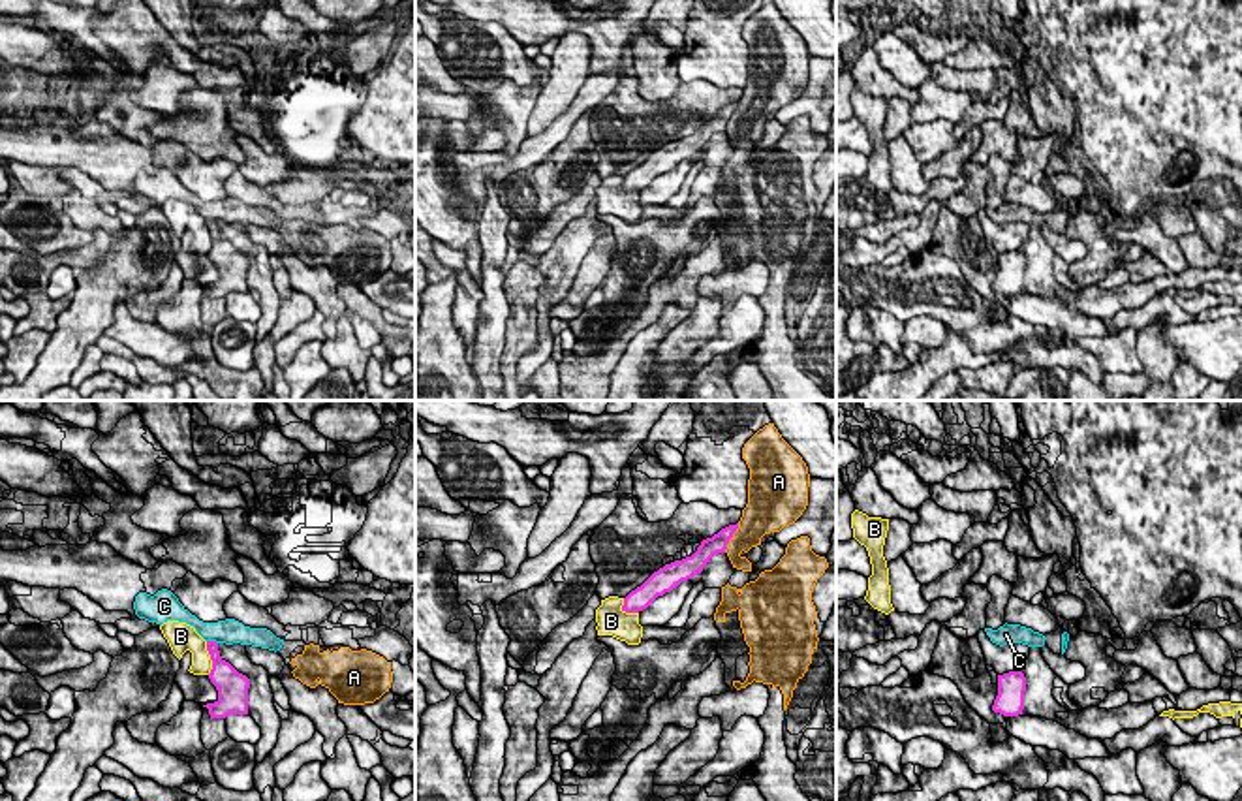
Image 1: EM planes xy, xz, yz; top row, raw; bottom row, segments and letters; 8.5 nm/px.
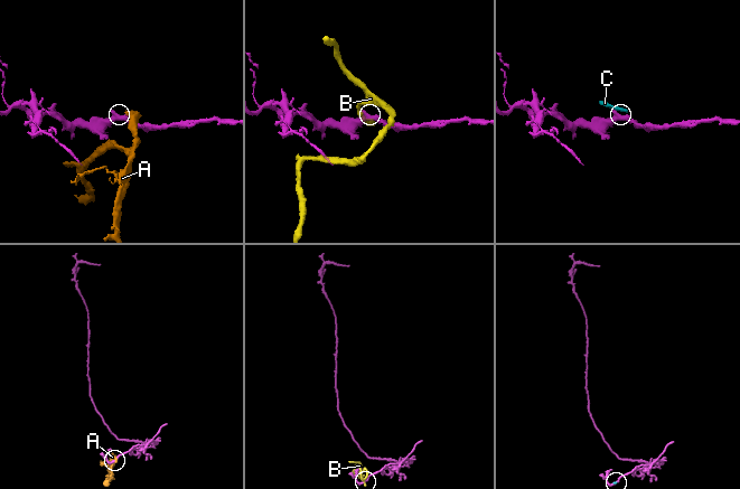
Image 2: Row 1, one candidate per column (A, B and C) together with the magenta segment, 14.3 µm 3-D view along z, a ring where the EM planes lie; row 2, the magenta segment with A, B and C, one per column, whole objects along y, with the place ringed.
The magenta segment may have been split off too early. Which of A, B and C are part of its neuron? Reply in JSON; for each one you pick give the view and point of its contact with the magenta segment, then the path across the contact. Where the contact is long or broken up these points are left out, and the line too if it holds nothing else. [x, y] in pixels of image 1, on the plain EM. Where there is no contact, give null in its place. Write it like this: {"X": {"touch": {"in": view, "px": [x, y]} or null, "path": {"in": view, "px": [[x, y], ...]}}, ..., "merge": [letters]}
{"merge": []}

